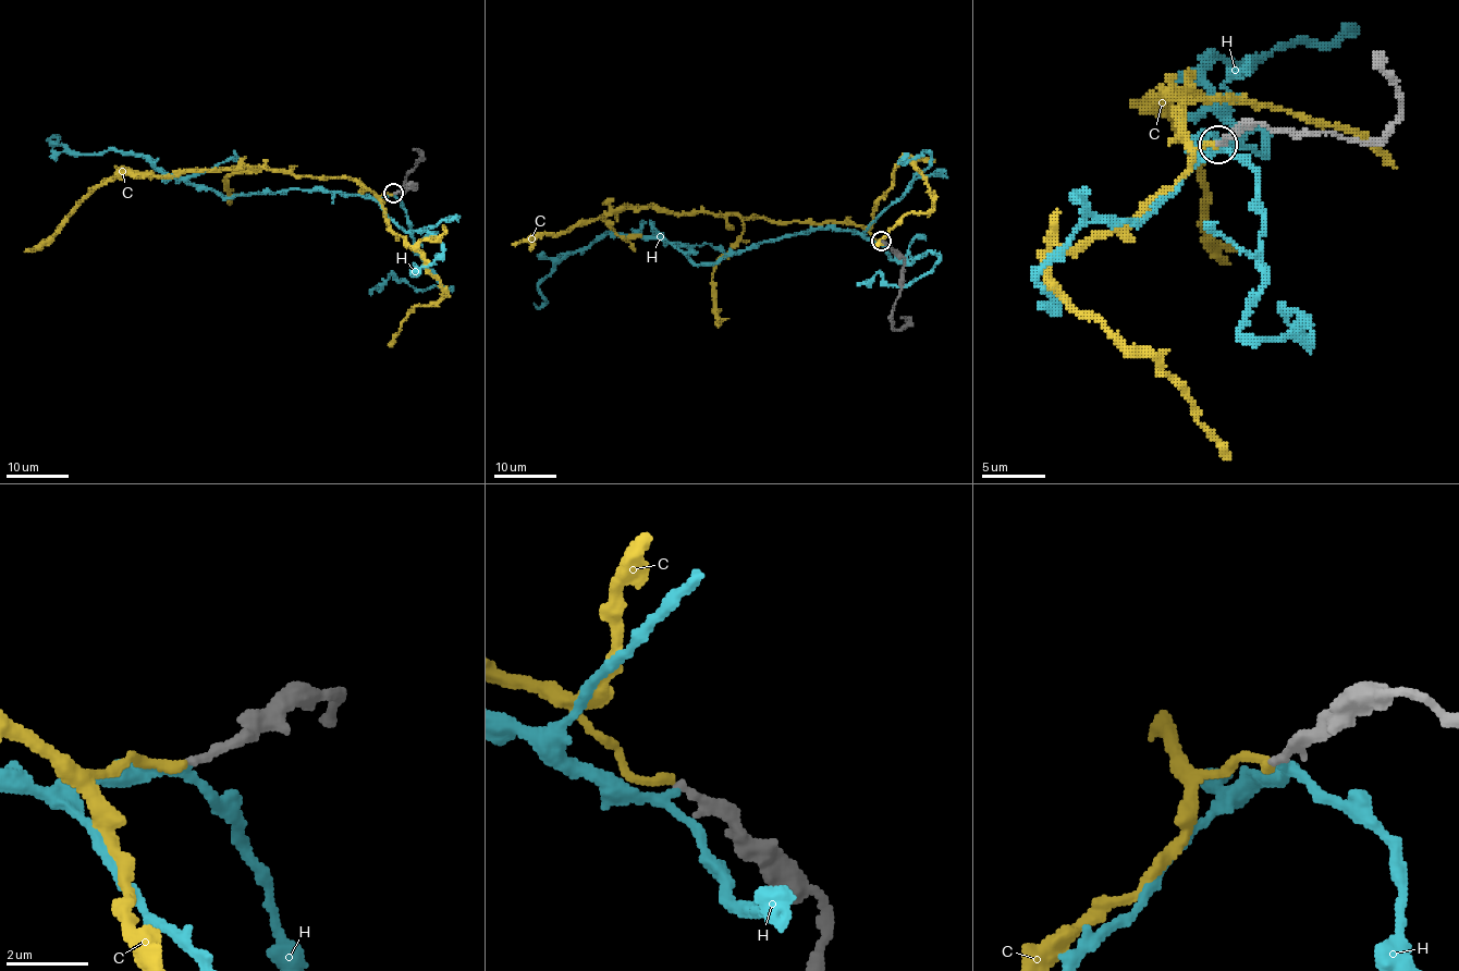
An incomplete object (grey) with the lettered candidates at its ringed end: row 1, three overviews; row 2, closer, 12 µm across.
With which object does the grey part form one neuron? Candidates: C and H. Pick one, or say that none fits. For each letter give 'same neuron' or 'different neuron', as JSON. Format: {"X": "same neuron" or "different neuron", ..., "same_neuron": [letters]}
{"C": "same neuron", "H": "different neuron", "same_neuron": ["C"]}

